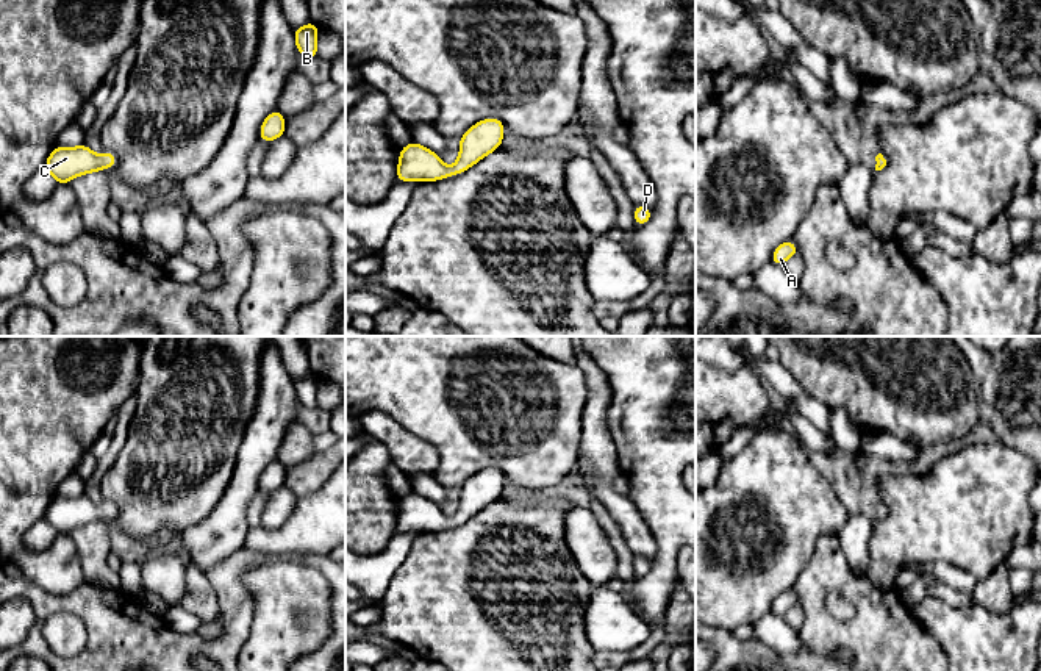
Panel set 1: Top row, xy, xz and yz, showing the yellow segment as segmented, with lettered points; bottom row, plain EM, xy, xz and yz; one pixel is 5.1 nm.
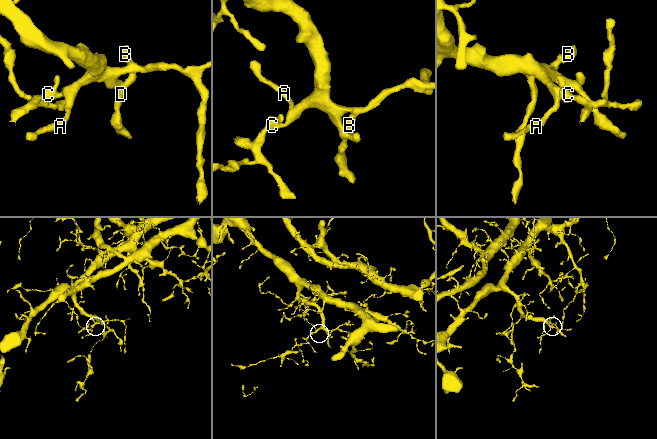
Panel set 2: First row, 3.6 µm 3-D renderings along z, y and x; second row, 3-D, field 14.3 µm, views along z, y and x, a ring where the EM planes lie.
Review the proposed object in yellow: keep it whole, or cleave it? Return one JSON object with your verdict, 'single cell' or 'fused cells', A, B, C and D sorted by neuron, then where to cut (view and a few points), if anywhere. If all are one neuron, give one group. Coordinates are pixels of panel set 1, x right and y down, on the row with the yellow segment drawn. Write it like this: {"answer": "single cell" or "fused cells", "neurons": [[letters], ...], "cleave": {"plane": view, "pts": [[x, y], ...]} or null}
{"answer": "single cell", "neurons": [["A", "B", "C", "D"]], "cleave": null}

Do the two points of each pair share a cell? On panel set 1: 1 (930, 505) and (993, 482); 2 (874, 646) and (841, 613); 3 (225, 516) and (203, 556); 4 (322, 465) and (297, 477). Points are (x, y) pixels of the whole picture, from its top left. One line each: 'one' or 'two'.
1: one
2: two
3: one
4: one

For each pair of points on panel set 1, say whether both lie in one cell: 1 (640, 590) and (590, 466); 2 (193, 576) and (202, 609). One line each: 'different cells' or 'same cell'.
1: different cells
2: same cell

